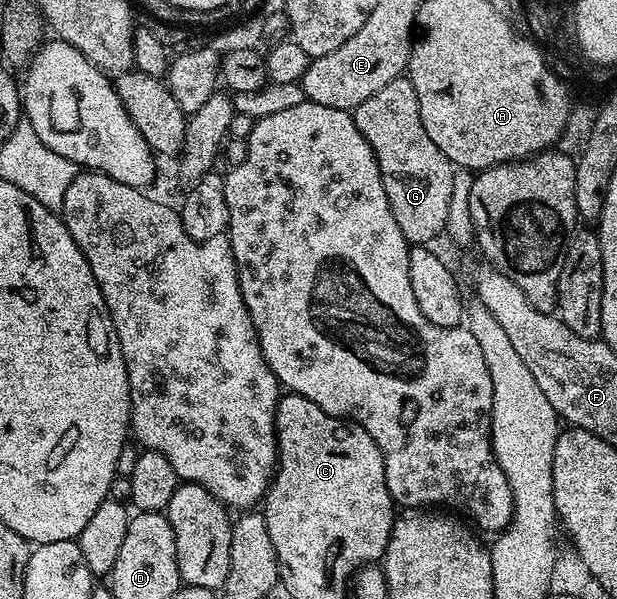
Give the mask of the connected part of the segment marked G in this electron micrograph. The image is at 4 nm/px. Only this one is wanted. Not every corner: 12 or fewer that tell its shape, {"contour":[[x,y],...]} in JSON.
{"contour":[[408,77],[352,116],[411,244],[445,234],[455,167]]}

